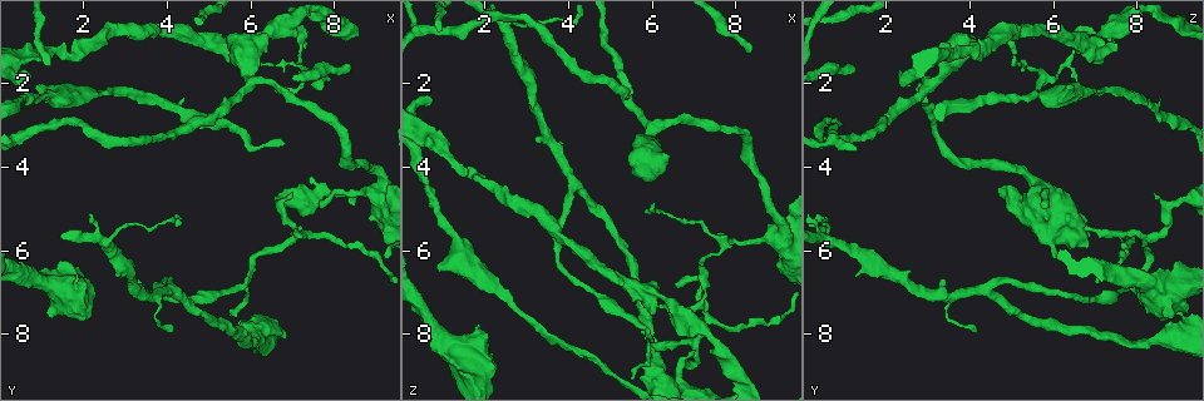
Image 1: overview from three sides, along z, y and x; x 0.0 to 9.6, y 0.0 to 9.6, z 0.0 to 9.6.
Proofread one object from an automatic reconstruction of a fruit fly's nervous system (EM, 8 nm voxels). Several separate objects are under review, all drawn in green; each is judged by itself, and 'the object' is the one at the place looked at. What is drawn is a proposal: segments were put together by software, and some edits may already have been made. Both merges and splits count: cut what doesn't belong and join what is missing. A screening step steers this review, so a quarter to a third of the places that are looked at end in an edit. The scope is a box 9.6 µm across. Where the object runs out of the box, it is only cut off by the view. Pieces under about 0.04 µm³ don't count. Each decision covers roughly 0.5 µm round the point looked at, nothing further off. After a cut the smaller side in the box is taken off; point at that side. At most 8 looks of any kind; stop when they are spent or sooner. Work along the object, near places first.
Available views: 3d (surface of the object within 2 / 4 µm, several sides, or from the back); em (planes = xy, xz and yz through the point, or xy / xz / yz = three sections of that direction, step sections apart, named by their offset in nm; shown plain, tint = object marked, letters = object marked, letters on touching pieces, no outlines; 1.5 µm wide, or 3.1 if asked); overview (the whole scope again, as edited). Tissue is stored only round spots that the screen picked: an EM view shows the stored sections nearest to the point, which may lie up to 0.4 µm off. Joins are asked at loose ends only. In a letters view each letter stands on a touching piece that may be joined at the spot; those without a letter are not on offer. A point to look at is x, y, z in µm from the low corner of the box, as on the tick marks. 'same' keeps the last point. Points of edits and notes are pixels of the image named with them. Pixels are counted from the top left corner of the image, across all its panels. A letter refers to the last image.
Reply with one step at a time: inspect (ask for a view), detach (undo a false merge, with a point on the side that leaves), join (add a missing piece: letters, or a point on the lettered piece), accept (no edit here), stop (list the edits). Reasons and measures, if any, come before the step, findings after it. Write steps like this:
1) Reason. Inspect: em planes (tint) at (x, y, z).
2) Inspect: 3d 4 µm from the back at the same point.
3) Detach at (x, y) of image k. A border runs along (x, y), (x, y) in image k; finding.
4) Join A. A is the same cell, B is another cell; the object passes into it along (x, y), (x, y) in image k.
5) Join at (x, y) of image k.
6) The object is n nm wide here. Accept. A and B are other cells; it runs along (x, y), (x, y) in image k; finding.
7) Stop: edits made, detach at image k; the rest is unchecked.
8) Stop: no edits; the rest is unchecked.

A narrow waist. Inspect: 3d 2 µm at (3.75, 3.30, 1.10).

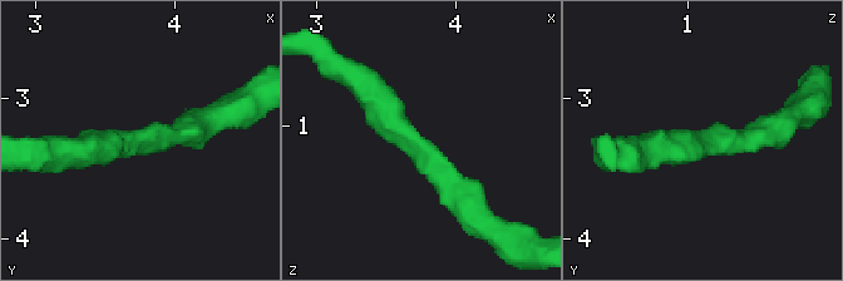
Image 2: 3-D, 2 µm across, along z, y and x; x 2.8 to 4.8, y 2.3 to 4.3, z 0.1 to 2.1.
The arms are 220, 220 nm wide; shape alone is not enough. Inspect: em xy step 4 (letters) at (3.72, 3.30, 1.14).

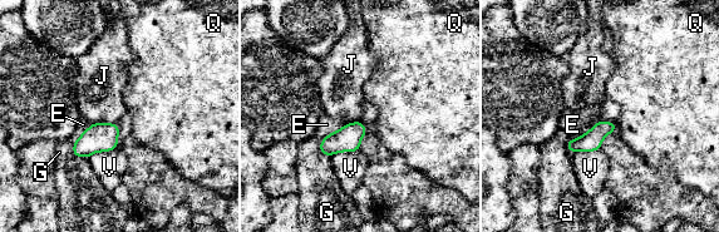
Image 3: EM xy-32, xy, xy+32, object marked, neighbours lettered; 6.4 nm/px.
Accept. E, G, J, Q and V are other cells; a border runs along (348, 123), (320, 142), (321, 154) in image 3; one cell here.

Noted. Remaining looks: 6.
Free end. Inspect: em xz step 8 (letters) at (5.55, 7.60, 9.10).

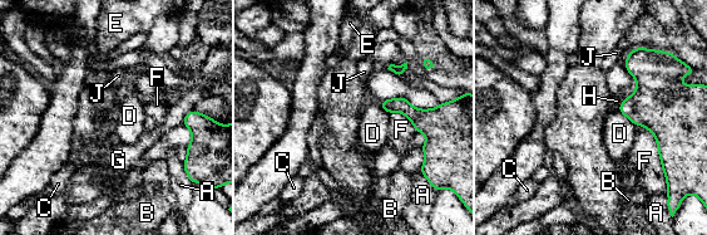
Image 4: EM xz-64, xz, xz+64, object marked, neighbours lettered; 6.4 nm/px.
Accept. A, B, C, D, E, F, G, H and J are other cells; none of them fits.

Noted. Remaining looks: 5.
Side arm on a straight run. Inspect: em planes (tint) at (6.75, 0.70, 7.50).

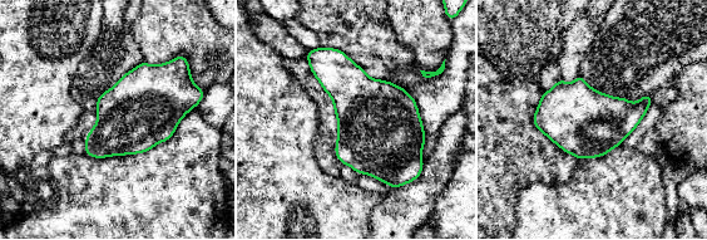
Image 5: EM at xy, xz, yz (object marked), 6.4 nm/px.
What lies round it. Inspect: em planes (letters) at the same point.

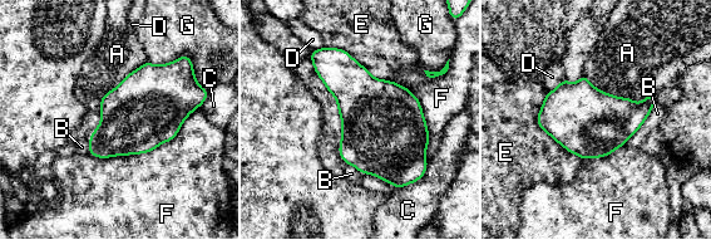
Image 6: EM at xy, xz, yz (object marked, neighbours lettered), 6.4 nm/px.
Accept. A, B, C, D, E, F and G are other cells; a border runs along (200, 106), (149, 151), (88, 153) in image 6; continuous, no second cell.

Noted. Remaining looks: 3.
Stop: no edits; the rest is unchecked.

